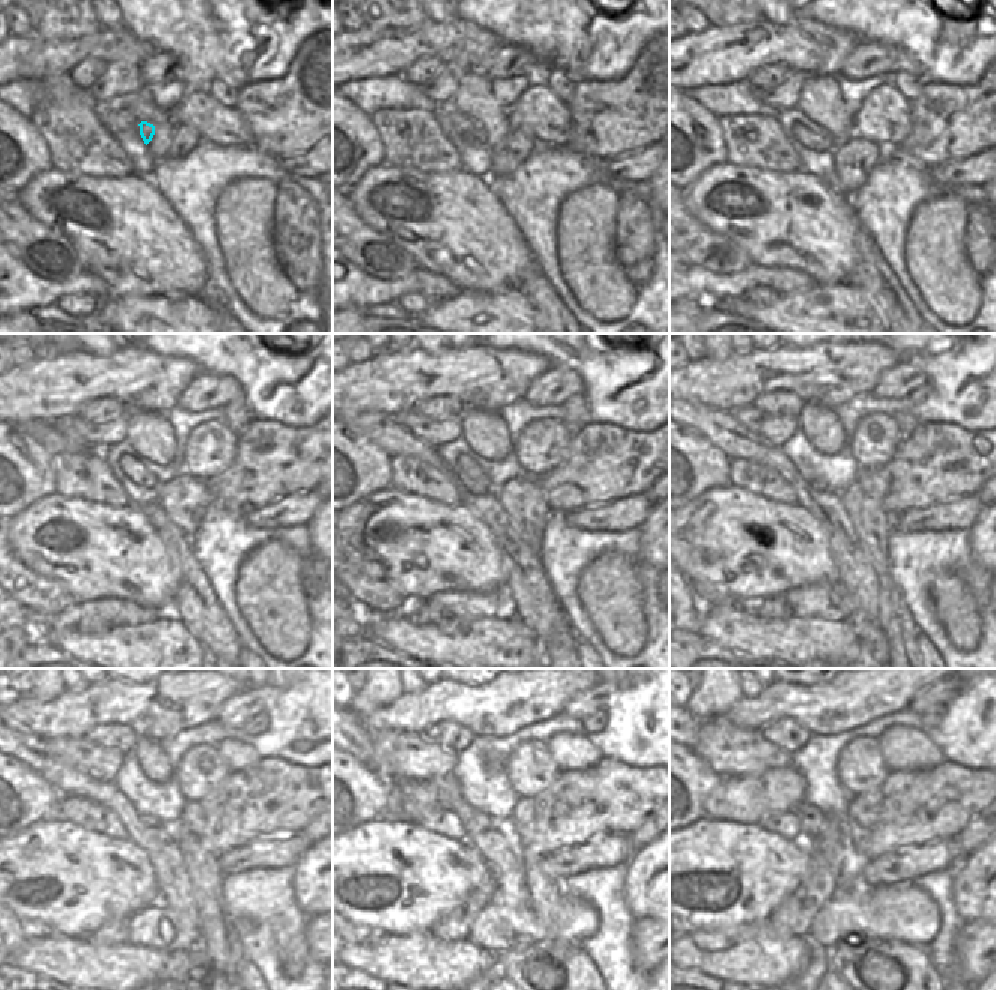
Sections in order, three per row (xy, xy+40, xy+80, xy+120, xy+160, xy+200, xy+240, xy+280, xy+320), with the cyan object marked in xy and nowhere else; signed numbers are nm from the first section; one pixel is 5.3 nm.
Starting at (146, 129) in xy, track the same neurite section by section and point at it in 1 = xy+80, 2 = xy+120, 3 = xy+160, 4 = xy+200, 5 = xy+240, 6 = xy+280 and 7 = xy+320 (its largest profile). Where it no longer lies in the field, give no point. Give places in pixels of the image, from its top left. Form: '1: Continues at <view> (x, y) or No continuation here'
1: Continues at xy+80 (803, 135)
2: Continues at xy+120 (131, 468)
3: Continues at xy+160 (464, 464)
4: Continues at xy+200 (819, 485)
5: Continues at xy+240 (147, 821)
6: Continues at xy+280 (482, 822)
7: Continues at xy+320 (812, 821)

